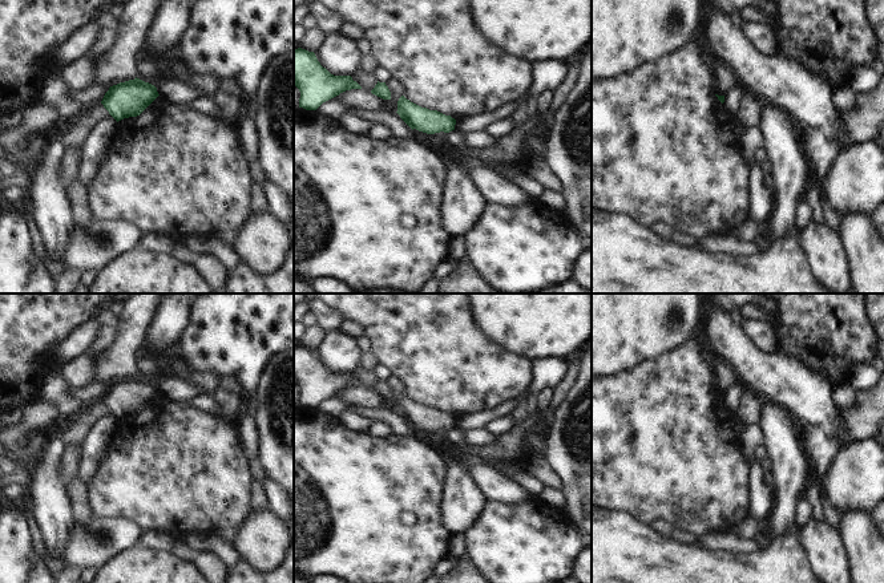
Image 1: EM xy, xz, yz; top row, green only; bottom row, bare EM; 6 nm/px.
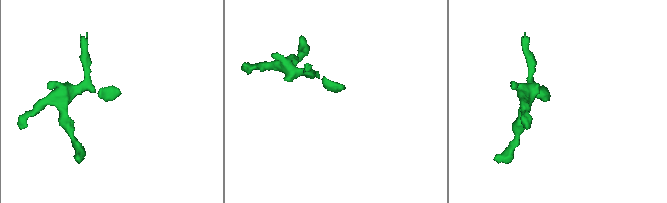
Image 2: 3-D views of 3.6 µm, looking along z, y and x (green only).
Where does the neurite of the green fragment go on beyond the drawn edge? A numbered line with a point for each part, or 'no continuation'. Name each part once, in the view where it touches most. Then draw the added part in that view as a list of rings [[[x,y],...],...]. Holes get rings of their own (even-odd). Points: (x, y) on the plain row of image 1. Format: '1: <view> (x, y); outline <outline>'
no continuation

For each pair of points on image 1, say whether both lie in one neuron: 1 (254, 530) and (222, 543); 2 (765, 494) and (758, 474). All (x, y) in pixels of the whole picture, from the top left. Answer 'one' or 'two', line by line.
1: two
2: one

